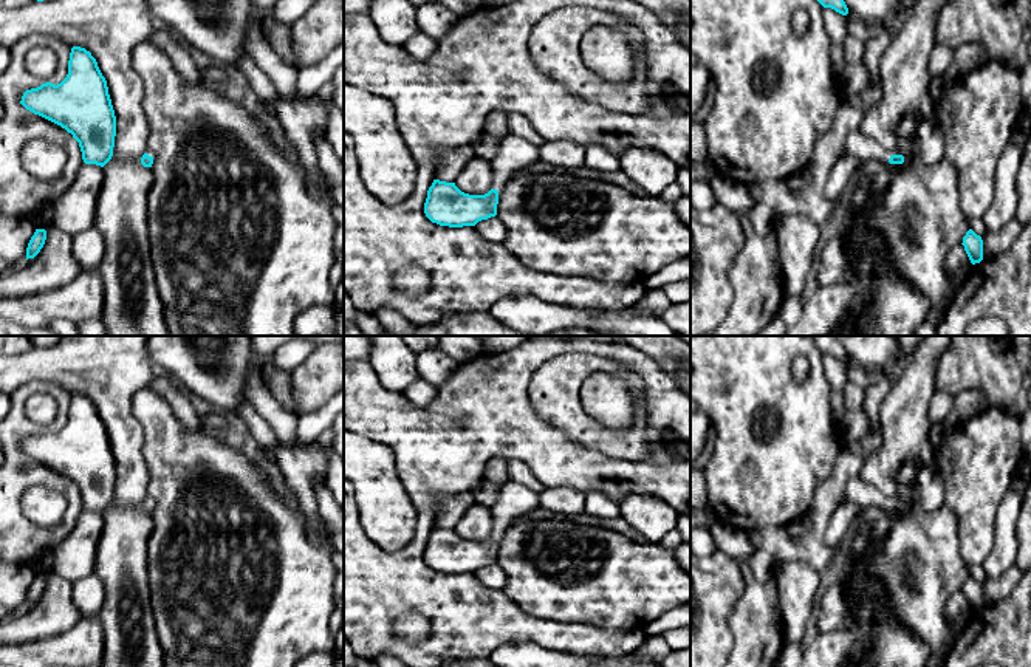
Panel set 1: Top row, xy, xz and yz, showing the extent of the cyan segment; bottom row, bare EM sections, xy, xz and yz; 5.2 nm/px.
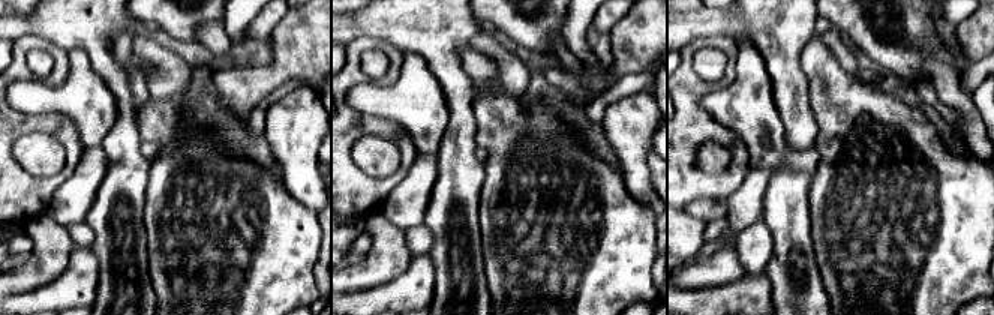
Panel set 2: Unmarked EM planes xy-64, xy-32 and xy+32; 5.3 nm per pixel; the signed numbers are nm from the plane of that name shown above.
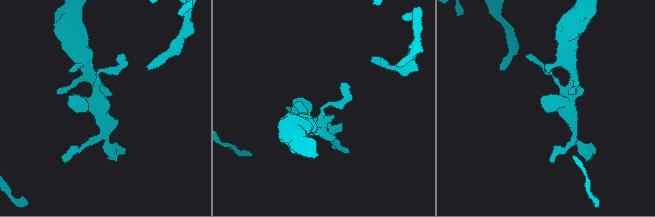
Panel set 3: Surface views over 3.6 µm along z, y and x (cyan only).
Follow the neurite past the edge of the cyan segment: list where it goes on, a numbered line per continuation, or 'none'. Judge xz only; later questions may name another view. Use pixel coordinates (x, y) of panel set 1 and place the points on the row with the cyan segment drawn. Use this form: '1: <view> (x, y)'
1: xz (514, 153)

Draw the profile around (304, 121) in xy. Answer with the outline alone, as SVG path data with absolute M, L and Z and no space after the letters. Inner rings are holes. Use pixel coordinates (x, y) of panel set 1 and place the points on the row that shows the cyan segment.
M314 94L302 101L279 102L276 115L283 127L286 141L297 153L296 162L303 167L310 183L314 184L322 175L317 159L317 141L327 132L327 108Z

